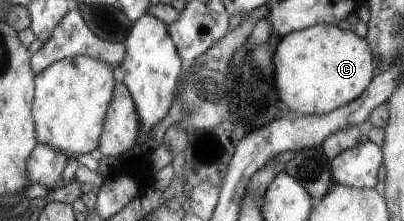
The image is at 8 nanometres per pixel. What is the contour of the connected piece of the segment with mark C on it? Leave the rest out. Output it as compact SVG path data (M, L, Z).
M325 23L283 36L274 49L273 66L279 100L307 116L329 114L353 102L376 76L372 45L355 31Z

